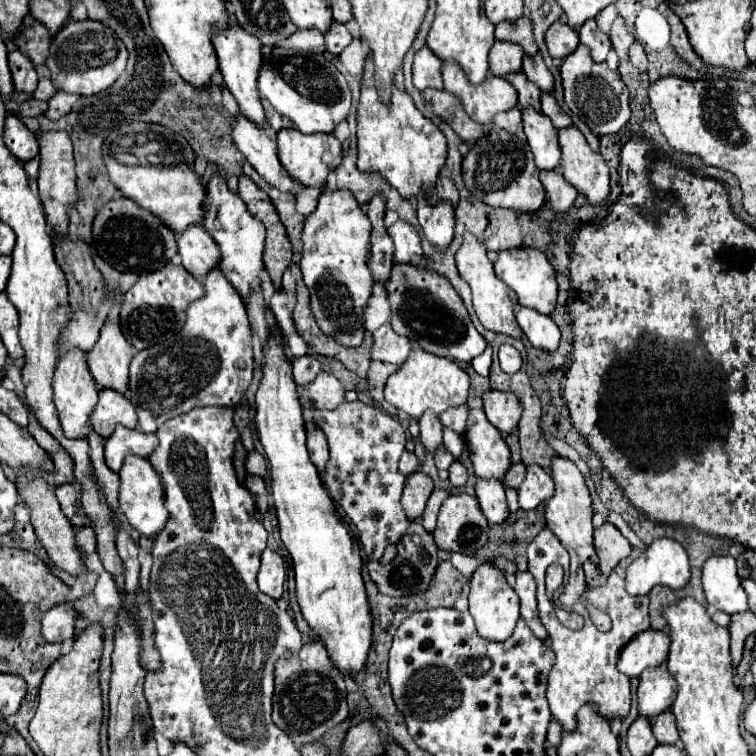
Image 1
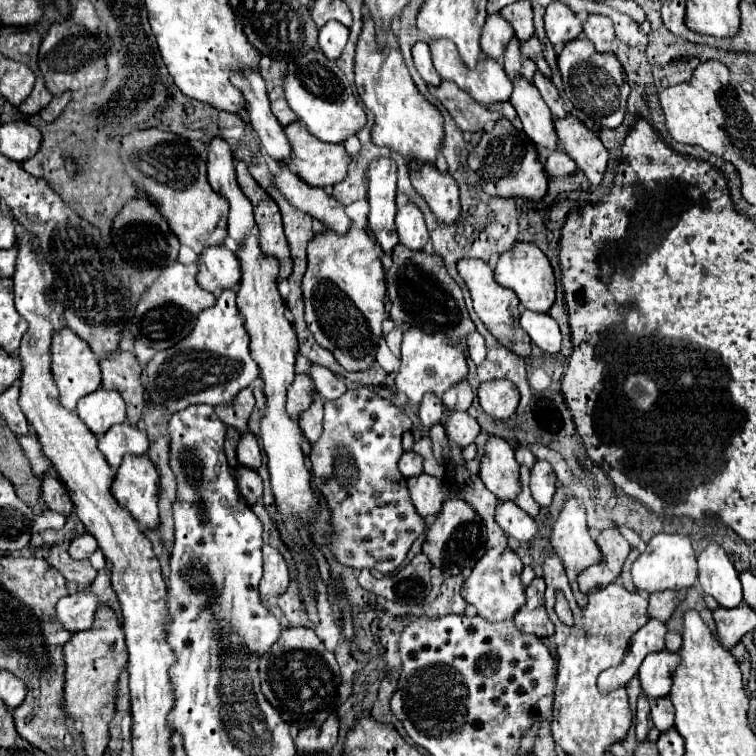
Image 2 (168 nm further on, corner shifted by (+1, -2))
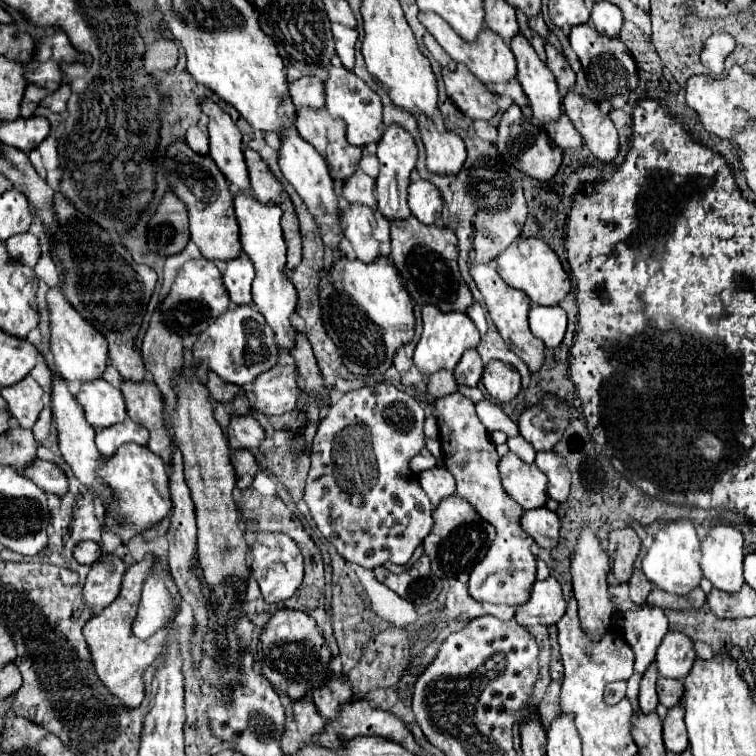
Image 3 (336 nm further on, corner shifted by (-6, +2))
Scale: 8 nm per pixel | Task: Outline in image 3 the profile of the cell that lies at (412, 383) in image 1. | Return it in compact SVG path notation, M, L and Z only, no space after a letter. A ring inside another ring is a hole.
M423 306L421 314L423 314L423 334L413 352L413 366L425 376L431 376L439 370L455 370L463 352L477 348L481 340L475 324L469 320L467 314L461 312L443 314L437 306Z

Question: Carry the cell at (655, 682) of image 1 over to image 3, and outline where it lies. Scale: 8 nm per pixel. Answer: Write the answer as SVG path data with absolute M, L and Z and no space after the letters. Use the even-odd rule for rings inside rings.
M669 632L657 648L657 670L663 678L685 678L693 666L693 642L681 632Z

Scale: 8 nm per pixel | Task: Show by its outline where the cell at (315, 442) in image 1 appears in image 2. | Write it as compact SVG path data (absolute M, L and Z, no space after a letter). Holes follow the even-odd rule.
M318 392L312 396L312 406L298 416L298 426L310 442L316 442L322 428L322 398Z

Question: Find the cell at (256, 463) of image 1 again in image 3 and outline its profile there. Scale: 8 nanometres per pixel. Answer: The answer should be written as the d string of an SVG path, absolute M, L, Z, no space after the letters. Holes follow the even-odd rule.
M253 416L233 418L227 428L227 438L235 450L257 452L265 442L265 430Z

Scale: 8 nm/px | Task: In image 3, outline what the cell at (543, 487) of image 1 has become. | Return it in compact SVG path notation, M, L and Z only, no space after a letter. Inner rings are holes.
M537 452L535 464L549 478L547 496L557 502L565 502L569 496L569 484L571 484L571 474L565 466L565 460L555 452Z

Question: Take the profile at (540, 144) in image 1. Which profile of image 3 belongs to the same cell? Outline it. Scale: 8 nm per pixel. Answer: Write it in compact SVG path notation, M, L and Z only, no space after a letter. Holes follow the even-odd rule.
M517 34L509 42L517 58L517 80L529 98L533 120L543 126L547 120L555 120L561 114L561 94L557 92L551 70L539 60L531 44Z

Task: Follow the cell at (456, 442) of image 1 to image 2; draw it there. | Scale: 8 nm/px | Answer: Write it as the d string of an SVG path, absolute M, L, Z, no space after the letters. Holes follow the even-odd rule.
M456 412L448 418L448 434L452 440L456 440L456 444L460 444L462 448L468 446L470 442L474 442L474 438L480 434L480 424L476 418L472 418L468 412Z

